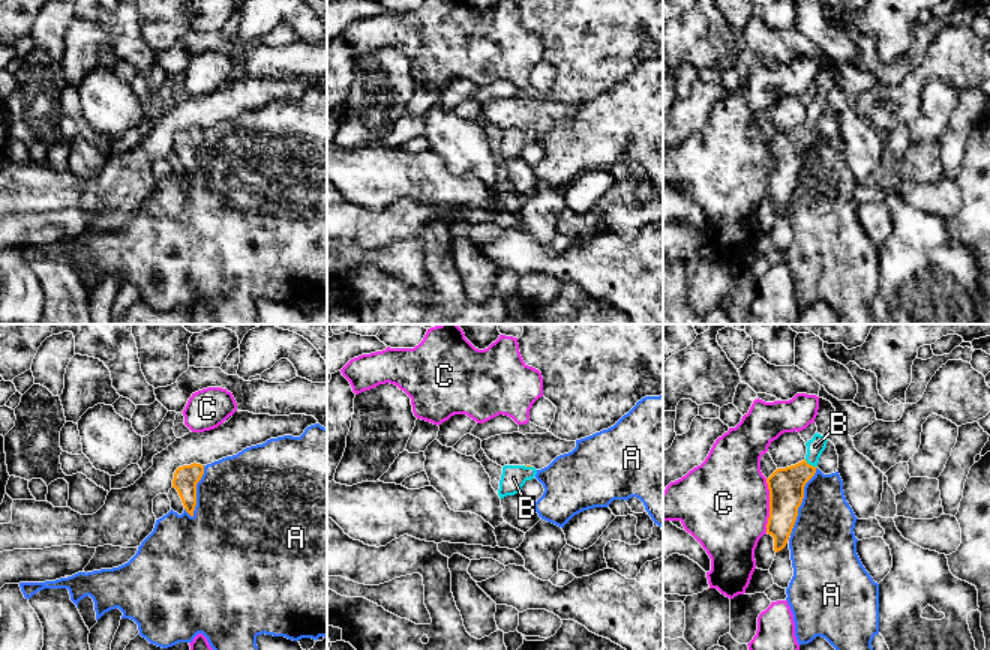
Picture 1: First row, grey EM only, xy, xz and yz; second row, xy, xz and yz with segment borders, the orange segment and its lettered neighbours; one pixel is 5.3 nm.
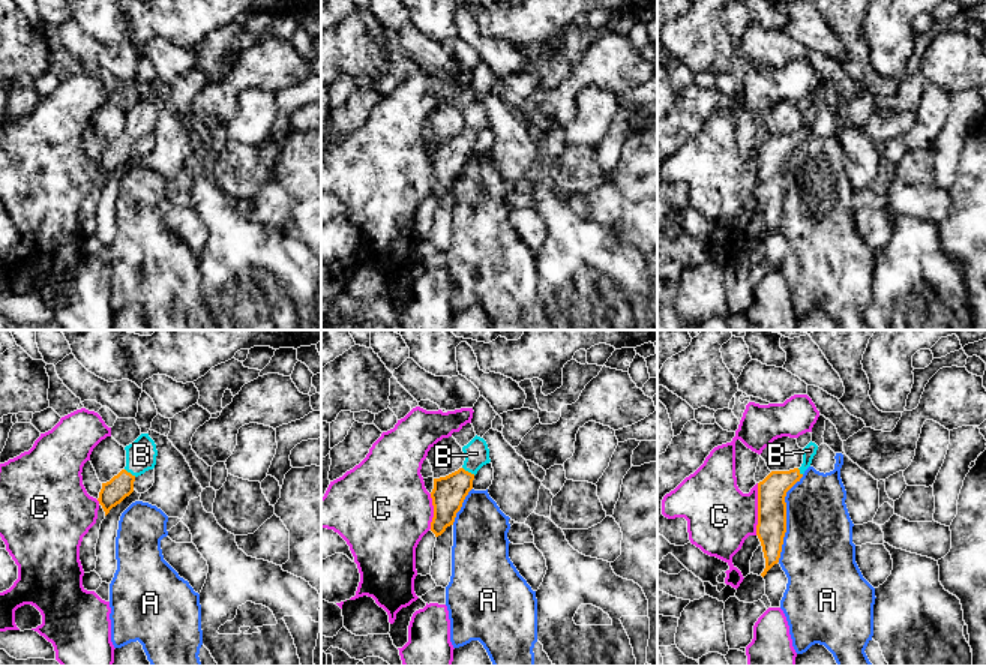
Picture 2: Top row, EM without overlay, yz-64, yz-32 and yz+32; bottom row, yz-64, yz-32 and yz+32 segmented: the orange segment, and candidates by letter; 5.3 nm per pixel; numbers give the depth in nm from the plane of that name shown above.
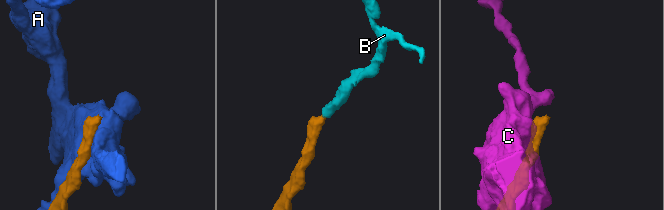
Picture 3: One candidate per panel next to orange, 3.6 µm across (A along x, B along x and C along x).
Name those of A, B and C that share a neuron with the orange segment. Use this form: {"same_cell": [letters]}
{"same_cell": ["B"]}

